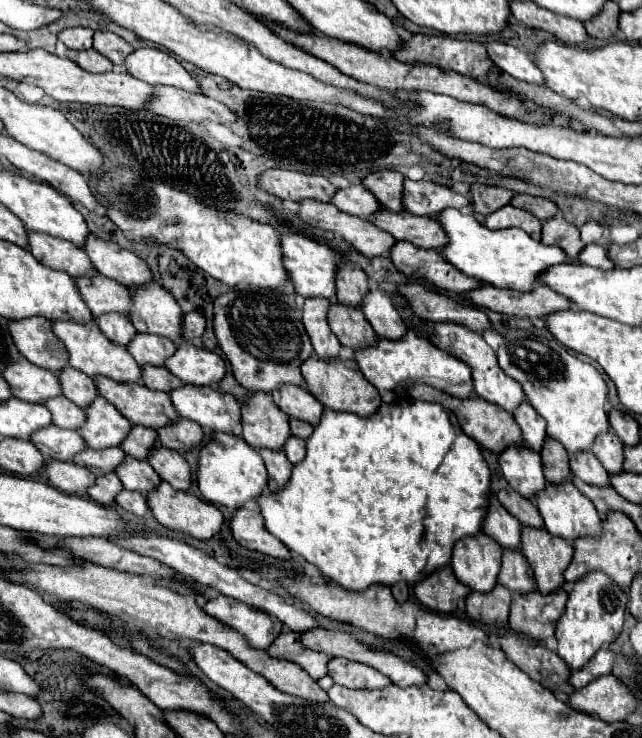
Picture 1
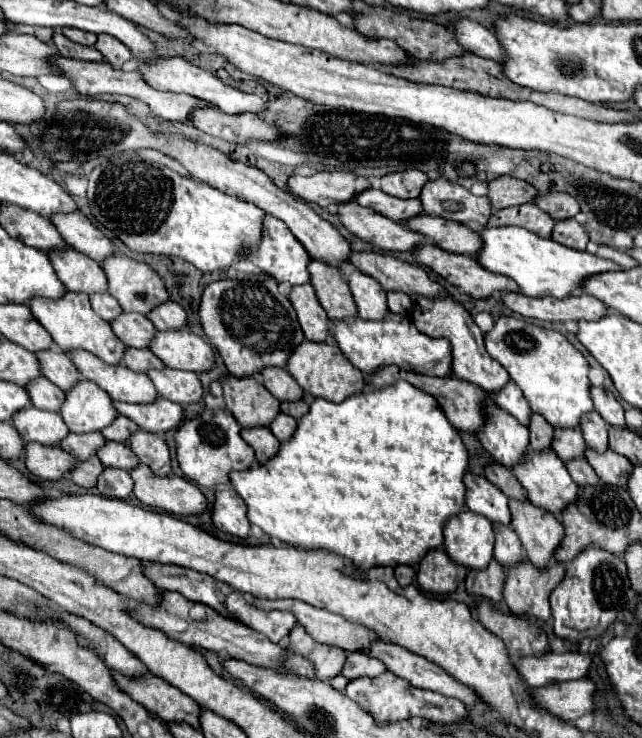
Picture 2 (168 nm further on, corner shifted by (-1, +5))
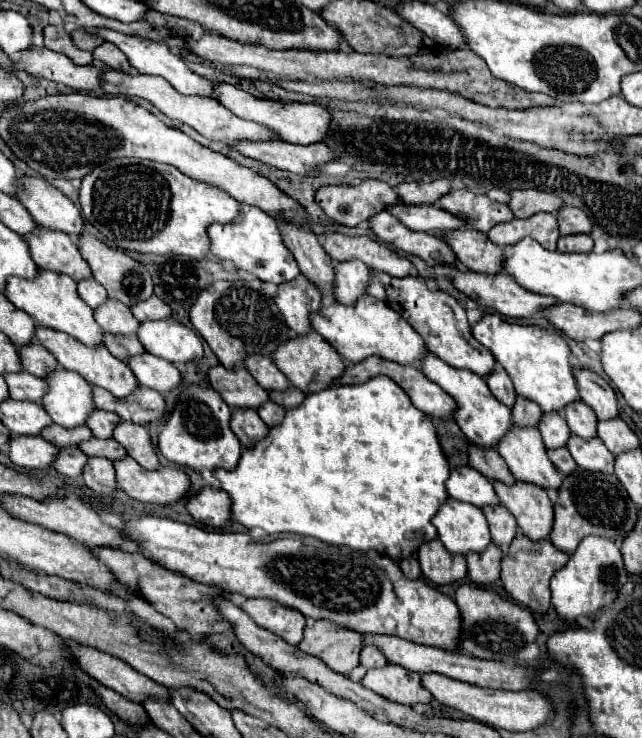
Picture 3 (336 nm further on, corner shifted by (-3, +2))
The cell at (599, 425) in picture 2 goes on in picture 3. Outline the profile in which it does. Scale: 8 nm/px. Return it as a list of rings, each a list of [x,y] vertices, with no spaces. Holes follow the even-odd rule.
[[[582,400],[574,402],[572,406],[568,406],[568,410],[564,410],[566,414],[566,422],[572,434],[580,436],[580,438],[594,438],[596,436],[596,416],[594,410],[590,410]]]

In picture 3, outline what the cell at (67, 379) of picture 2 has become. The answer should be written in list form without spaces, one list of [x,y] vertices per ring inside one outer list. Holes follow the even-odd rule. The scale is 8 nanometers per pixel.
[[[38,342],[20,346],[18,350],[20,350],[20,362],[24,362],[24,370],[34,376],[42,376],[42,374],[54,372],[58,368],[56,358]]]

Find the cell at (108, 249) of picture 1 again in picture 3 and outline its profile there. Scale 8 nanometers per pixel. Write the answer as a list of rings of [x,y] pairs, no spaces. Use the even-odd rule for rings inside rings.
[[[24,178],[24,194],[20,194],[20,202],[26,206],[36,224],[62,230],[72,238],[84,232],[84,222],[80,210],[50,182],[44,178]]]

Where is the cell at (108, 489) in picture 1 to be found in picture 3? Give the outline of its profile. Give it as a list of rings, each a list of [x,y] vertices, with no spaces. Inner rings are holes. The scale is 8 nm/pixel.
[[[72,446],[72,450],[60,450],[60,454],[56,456],[56,462],[52,462],[52,466],[62,476],[80,478],[86,460],[88,460],[88,456],[82,450],[78,450],[78,446]]]

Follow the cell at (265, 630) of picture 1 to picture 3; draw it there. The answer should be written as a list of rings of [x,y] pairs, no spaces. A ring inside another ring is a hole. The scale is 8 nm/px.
[[[258,598],[258,600],[246,600],[242,604],[242,610],[260,626],[266,628],[278,636],[282,636],[288,644],[298,644],[304,636],[306,620],[298,610],[292,610],[288,606],[280,606],[274,600]]]

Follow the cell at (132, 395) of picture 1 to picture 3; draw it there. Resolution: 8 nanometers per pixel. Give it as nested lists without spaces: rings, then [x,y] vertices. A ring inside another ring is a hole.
[[[38,326],[34,336],[44,348],[50,350],[50,354],[58,360],[60,366],[64,366],[66,370],[78,372],[90,384],[96,384],[96,386],[108,390],[112,396],[124,398],[136,390],[138,380],[132,376],[132,370],[124,362],[120,362],[118,358],[108,354],[106,346],[100,346],[100,350],[92,350],[92,346],[80,346],[80,342],[76,342],[76,338],[68,338],[68,334],[56,334],[56,330],[44,330],[44,326]]]

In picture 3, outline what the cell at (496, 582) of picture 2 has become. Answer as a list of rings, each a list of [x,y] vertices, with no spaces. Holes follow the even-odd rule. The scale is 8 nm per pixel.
[[[488,544],[484,552],[468,554],[468,576],[472,578],[474,584],[492,584],[494,580],[500,578],[500,560],[502,560],[502,550],[496,544]]]

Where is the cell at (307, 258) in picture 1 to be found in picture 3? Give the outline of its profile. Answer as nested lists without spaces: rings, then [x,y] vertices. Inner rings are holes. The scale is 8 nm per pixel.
[[[240,204],[240,218],[236,218],[236,222],[230,224],[208,226],[208,238],[212,240],[212,250],[210,250],[212,256],[216,256],[218,260],[228,260],[238,270],[250,272],[264,282],[282,284],[300,274],[292,252],[282,242],[274,218],[256,206]]]

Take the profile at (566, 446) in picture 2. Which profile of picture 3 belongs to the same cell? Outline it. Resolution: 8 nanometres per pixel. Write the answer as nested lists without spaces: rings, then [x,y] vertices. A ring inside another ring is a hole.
[[[542,414],[538,430],[546,448],[562,448],[570,438],[570,428],[560,414]]]

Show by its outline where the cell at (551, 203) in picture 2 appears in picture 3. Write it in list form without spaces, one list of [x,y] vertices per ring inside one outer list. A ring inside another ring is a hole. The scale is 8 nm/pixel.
[[[564,206],[558,212],[558,224],[560,224],[560,234],[562,236],[590,234],[592,232],[592,224],[590,224],[588,216],[580,208],[572,208],[572,206]]]

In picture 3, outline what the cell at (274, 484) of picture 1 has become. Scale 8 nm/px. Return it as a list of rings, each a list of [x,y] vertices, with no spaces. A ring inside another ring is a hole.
[[[232,410],[230,428],[234,430],[242,446],[252,446],[268,432],[268,426],[264,426],[256,410]]]

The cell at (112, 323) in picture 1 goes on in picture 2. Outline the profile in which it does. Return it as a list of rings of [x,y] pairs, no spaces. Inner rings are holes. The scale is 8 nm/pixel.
[[[98,293],[90,295],[90,303],[92,303],[94,313],[98,317],[102,317],[104,321],[108,321],[108,323],[122,313],[122,307],[118,305],[118,301],[112,295],[108,295],[108,293],[104,293],[104,295],[98,295]]]

